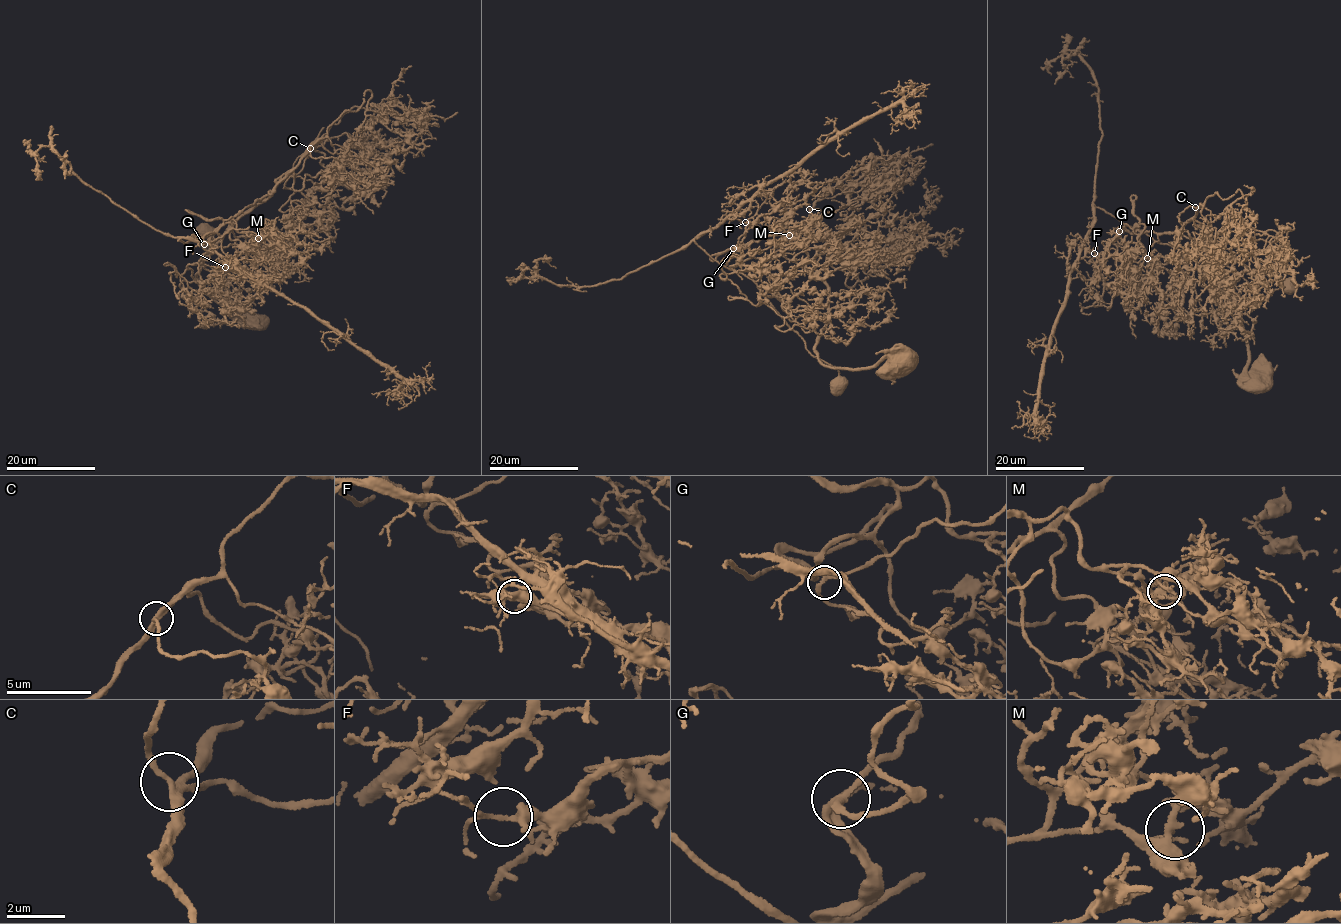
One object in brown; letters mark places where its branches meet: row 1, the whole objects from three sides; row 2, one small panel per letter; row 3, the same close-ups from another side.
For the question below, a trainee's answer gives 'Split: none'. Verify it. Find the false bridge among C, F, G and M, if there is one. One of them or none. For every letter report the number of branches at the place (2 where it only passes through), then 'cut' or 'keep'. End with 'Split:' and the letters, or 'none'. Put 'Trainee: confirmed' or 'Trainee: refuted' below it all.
C: 3 branches meet; keep
F: 3 branches meet; cut
G: 3 branches meet; keep
M: 3 branches meet; keep
Split: F
Trainee: refuted

